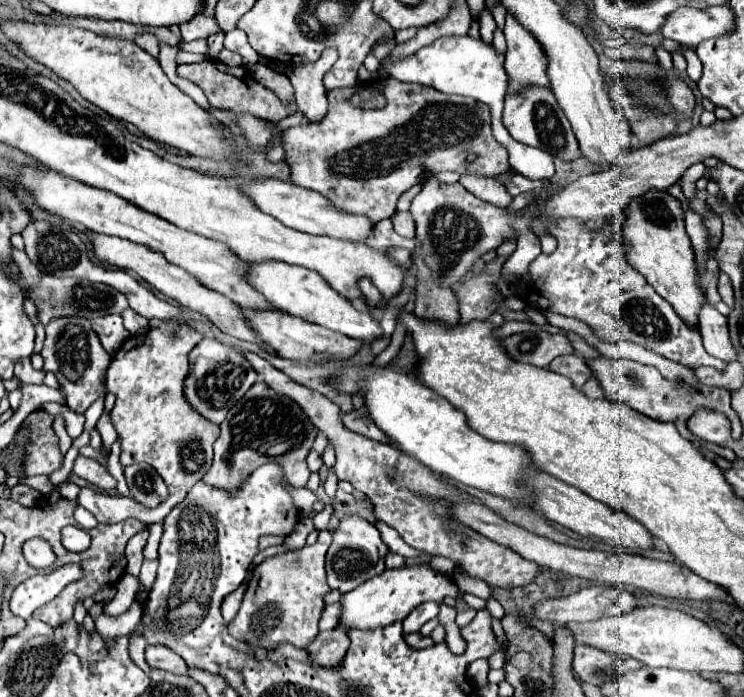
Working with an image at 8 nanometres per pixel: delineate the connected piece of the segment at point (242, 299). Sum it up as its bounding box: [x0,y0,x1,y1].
[17,166,277,310]

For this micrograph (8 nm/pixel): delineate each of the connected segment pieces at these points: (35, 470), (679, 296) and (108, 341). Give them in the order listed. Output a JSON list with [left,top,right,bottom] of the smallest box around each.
[[19,410,63,476],[621,192,707,328],[91,314,129,354]]

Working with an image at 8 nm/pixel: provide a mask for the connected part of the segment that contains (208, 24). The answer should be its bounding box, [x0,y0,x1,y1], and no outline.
[181,16,223,42]

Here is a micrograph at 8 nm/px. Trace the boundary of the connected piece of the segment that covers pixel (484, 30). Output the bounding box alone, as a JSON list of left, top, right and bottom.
[481,4,497,42]

